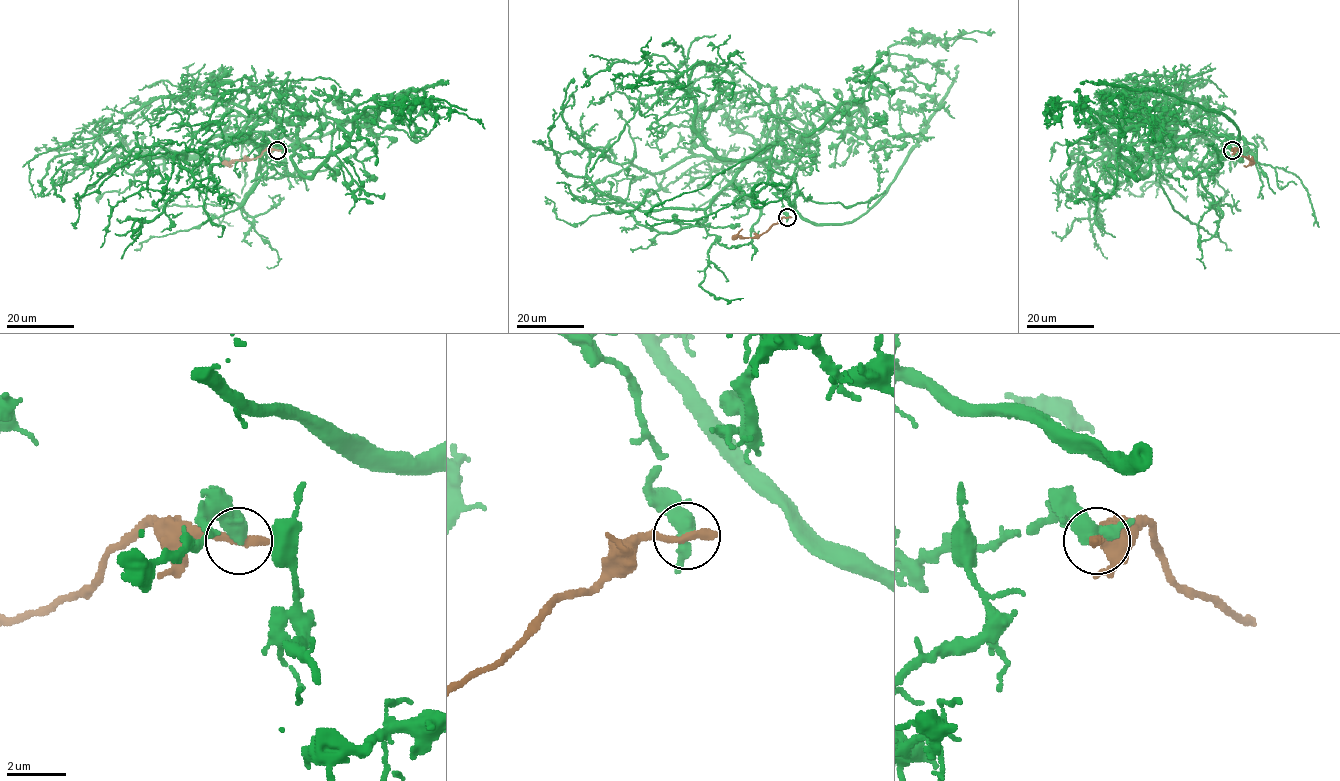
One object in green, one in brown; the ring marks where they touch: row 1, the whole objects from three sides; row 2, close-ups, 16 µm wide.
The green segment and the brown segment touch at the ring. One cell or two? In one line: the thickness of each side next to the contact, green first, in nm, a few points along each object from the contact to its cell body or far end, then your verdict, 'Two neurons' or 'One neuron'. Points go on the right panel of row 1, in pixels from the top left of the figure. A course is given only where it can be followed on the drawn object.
Thickness 440 nm (green) against 400 nm. Course of green: (1232, 150), (1183, 169), (1176, 114), (1155, 121), (1161, 152), (1142, 176), (1088, 108), (1054, 98), (1048, 129). Course of brown: (1232, 150), (1238, 148), (1252, 160), (1244, 165). Two neurons

